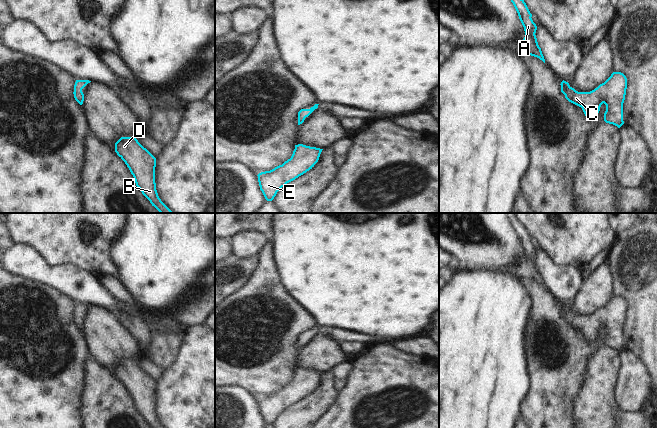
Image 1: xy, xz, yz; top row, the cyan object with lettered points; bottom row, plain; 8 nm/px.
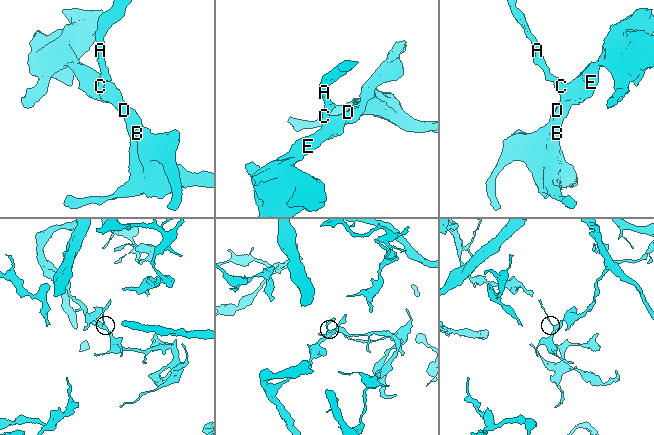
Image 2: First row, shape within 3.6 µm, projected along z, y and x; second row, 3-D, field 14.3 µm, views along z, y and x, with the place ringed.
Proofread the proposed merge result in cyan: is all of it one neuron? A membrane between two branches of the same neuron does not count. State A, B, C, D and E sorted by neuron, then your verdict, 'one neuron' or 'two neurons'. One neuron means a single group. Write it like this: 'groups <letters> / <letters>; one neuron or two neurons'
groups A B C D E; one neuron

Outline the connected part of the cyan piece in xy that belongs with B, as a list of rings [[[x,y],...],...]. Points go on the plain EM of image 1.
[[[121,361],[115,367],[115,376],[125,386],[136,410],[150,427],[164,428],[156,414],[156,382],[138,366],[136,361]]]

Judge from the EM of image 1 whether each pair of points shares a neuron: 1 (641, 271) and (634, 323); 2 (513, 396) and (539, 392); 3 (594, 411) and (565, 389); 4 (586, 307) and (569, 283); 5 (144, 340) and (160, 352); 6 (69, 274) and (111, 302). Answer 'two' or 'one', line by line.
1: one
2: two
3: two
4: two
5: two
6: one

